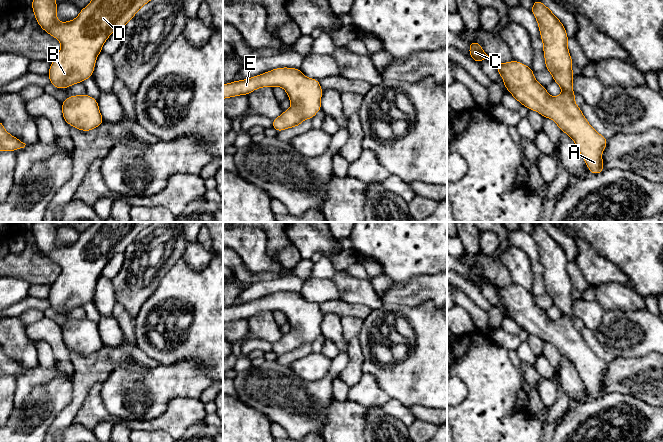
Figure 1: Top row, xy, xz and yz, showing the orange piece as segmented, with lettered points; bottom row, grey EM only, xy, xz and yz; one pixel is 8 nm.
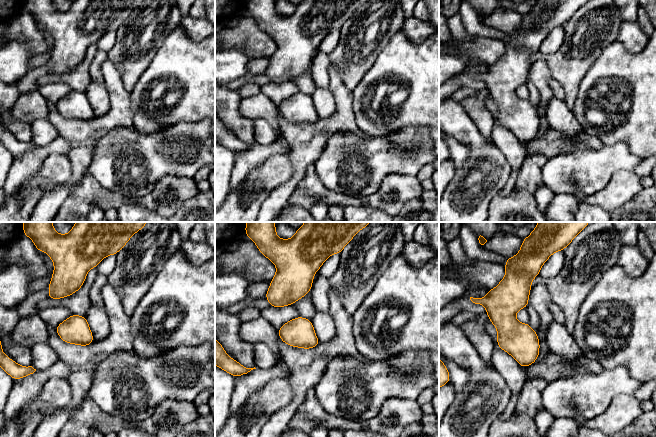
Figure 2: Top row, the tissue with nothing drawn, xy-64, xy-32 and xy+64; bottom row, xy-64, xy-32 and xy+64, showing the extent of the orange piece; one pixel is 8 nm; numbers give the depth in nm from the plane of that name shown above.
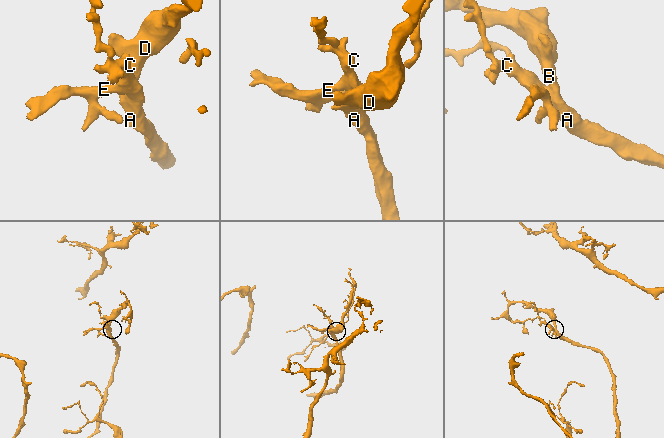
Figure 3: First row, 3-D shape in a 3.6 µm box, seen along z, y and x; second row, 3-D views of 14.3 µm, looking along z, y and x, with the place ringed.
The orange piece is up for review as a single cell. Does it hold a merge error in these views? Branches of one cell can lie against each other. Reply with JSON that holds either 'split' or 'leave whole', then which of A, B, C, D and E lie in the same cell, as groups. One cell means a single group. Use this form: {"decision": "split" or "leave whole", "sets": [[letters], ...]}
{"decision": "leave whole", "sets": [["A", "B", "C", "D", "E"]]}

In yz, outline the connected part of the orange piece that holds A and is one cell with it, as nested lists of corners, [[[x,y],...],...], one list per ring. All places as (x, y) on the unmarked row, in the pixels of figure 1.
[[[534,224],[531,236],[537,244],[543,266],[546,293],[551,297],[553,305],[562,312],[559,320],[552,321],[547,317],[546,311],[536,305],[531,291],[515,284],[495,287],[476,265],[470,266],[470,282],[478,288],[485,283],[491,284],[509,317],[529,334],[540,337],[544,342],[551,342],[561,356],[568,358],[575,366],[590,397],[600,398],[604,395],[602,376],[608,363],[589,348],[581,332],[576,329],[572,281],[568,274],[569,261],[565,251],[539,224]]]

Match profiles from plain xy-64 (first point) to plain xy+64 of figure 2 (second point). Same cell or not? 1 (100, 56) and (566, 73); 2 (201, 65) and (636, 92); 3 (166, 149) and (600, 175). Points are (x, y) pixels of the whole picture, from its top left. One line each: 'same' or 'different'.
1: different
2: same
3: same

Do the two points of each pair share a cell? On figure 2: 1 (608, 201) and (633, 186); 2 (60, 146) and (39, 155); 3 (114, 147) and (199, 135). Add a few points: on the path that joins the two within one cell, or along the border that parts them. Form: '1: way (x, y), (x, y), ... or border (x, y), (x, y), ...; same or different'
1: way (614, 195), (623, 186), (627, 186); same
2: way (55, 146), (44, 151); same
3: way (135, 147), (178, 147); same

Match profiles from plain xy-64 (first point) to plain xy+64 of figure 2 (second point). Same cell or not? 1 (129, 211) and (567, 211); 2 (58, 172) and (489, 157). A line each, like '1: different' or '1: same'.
1: different
2: same

